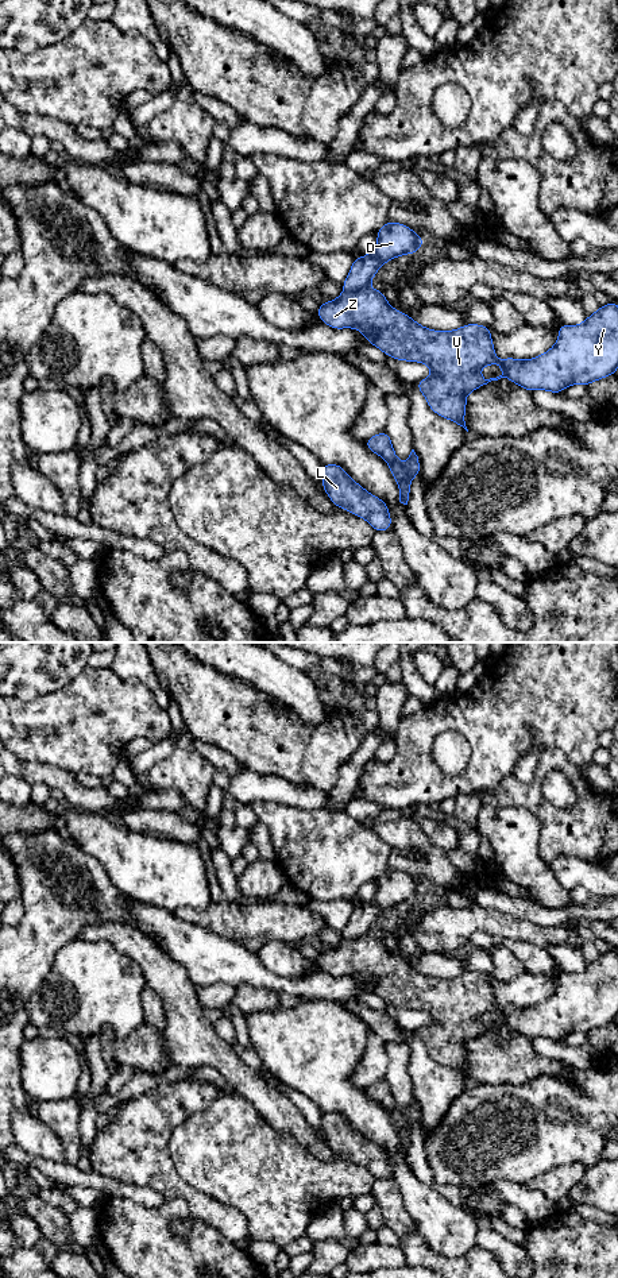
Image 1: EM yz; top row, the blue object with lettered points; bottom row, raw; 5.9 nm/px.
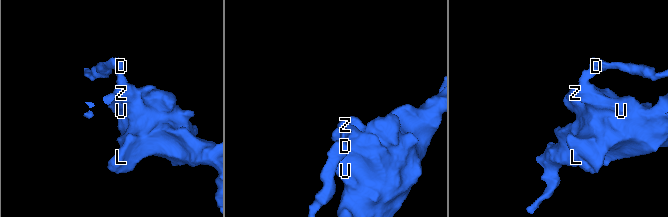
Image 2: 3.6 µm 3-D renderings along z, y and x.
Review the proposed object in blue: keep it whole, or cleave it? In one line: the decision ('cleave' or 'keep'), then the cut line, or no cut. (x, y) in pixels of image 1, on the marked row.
cleave | yz (367, 285), (346, 290)

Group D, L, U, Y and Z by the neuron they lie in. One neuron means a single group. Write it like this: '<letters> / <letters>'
D / L U Y Z

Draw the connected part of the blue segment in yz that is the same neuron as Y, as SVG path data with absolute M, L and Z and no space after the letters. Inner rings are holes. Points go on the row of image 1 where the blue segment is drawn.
M368 286L360 290L341 291L336 300L324 301L316 314L333 329L359 329L370 344L395 360L418 362L429 366L433 374L414 385L436 414L453 421L467 432L464 421L466 395L491 381L507 378L528 391L548 390L560 394L569 385L587 386L614 375L618 370L618 304L615 301L599 306L580 325L560 324L559 339L555 345L545 354L526 360L498 359L490 336L491 327L466 324L455 331L433 331L391 308L383 291ZM488 364L499 364L503 372L497 378L483 378L478 371Z

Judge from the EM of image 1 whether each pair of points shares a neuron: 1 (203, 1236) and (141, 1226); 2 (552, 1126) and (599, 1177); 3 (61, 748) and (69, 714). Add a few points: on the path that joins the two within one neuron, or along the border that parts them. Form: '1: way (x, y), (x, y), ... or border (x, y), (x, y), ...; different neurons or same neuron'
1: way (188, 1248), (163, 1248), (155, 1240); same neuron
2: border (603, 1159), (586, 1168); different neurons
3: way (61, 740), (61, 736), (68, 729), (68, 722); same neuron

